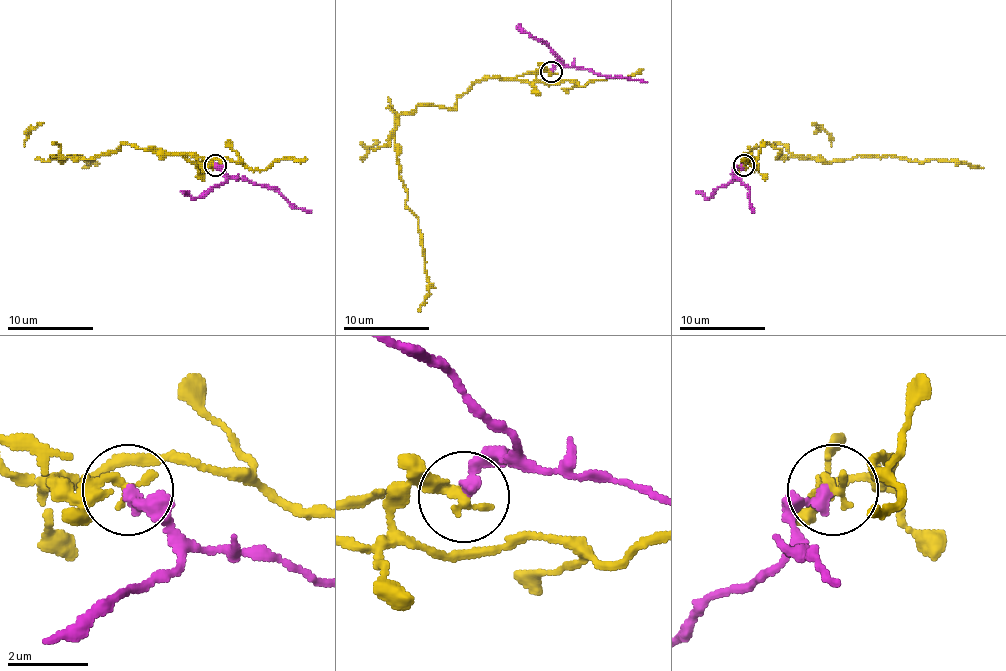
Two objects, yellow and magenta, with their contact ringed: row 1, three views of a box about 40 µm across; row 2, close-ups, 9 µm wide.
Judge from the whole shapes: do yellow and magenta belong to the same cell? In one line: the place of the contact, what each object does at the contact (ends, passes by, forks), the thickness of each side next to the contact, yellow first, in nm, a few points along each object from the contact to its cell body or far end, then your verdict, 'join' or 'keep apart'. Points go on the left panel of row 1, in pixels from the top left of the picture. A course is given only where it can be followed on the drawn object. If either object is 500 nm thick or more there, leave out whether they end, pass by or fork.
place (215, 165); yellow ends; magenta ends; calibres 260 and 300 nm; course yellow (215, 165), (178, 153), (123, 144), (82, 159), (58, 157), (60, 161), (71, 155), (93, 163), (82, 168); course magenta (215, 165), (230, 176), (275, 187), (292, 204), (311, 212); keep apart

